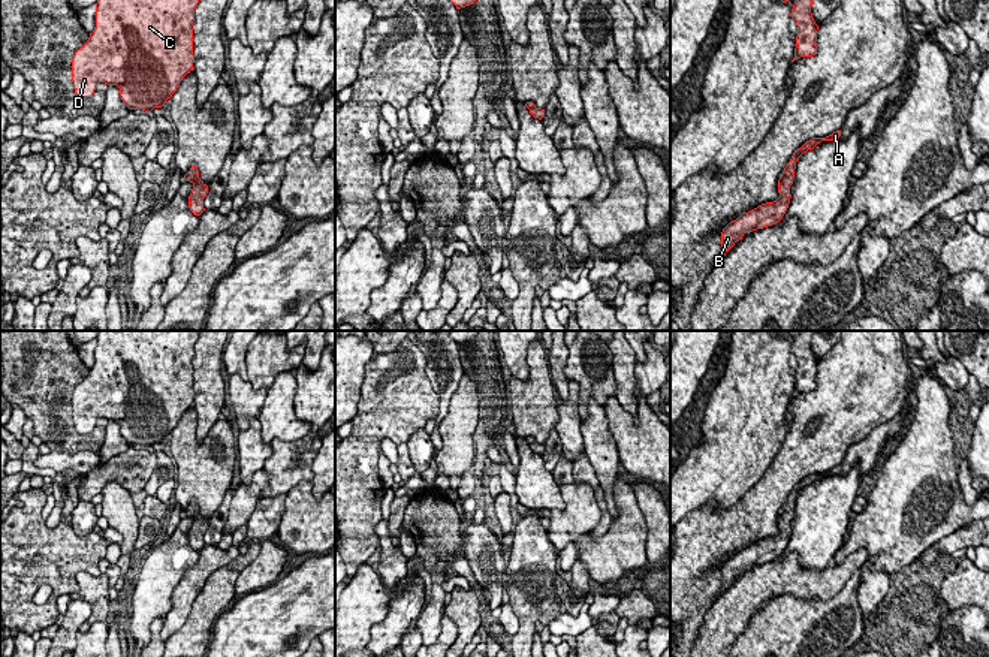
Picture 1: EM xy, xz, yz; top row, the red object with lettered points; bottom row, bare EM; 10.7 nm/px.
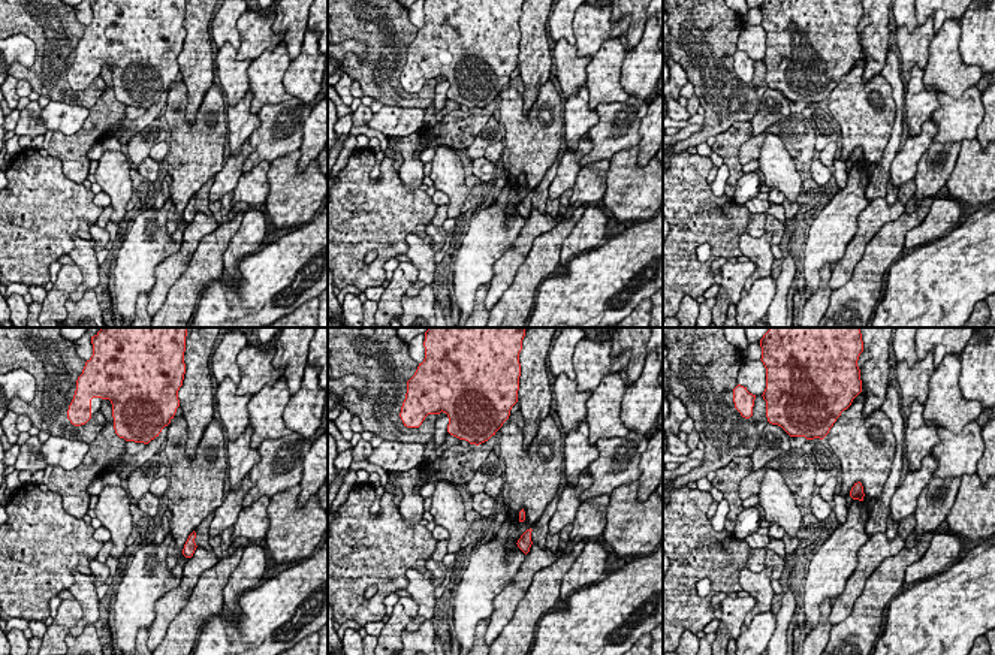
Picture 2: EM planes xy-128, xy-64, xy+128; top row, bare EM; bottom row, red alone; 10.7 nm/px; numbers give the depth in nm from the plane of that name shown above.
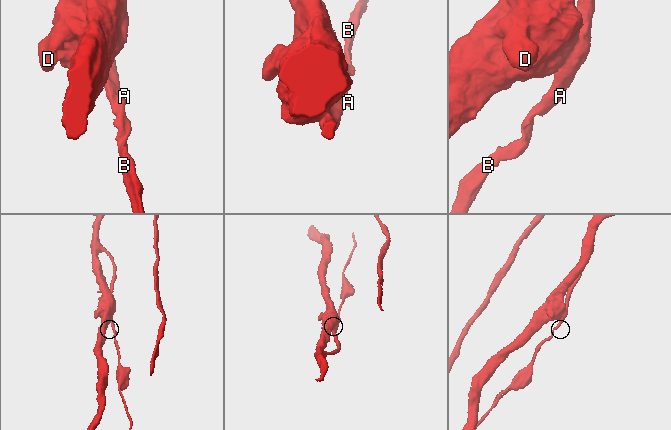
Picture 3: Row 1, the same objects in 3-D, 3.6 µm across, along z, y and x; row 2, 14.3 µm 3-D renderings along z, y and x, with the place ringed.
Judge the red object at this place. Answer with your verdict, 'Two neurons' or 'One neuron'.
One neuron

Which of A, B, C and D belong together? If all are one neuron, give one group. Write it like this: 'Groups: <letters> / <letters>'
Groups: A B C D

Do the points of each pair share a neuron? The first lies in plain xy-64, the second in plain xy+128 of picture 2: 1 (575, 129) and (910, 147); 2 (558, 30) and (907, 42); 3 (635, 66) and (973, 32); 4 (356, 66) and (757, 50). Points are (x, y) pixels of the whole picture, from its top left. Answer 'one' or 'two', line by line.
1: two
2: two
3: one
4: two

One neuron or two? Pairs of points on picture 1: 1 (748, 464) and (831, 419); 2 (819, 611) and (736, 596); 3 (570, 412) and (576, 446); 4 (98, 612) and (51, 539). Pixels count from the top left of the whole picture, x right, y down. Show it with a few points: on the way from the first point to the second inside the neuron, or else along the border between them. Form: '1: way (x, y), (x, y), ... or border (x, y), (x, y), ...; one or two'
1: border (792, 415), (792, 422), (778, 452), (759, 478); two
2: border (804, 597), (772, 597), (745, 627); two
3: way (570, 421), (570, 437); one
4: border (100, 573), (78, 572), (78, 591); two

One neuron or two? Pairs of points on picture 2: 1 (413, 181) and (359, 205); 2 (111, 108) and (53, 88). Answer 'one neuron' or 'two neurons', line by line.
1: two neurons
2: two neurons

